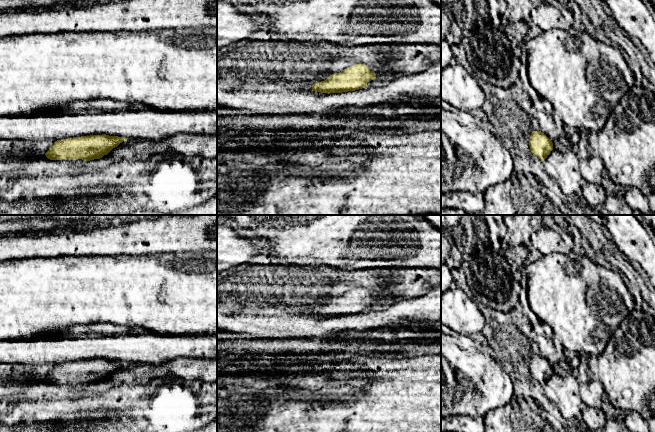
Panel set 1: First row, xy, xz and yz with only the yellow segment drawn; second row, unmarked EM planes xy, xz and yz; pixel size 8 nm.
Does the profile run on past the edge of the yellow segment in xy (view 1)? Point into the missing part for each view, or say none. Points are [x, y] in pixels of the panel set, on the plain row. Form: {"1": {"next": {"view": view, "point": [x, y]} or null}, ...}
{"1": {"next": null}}

